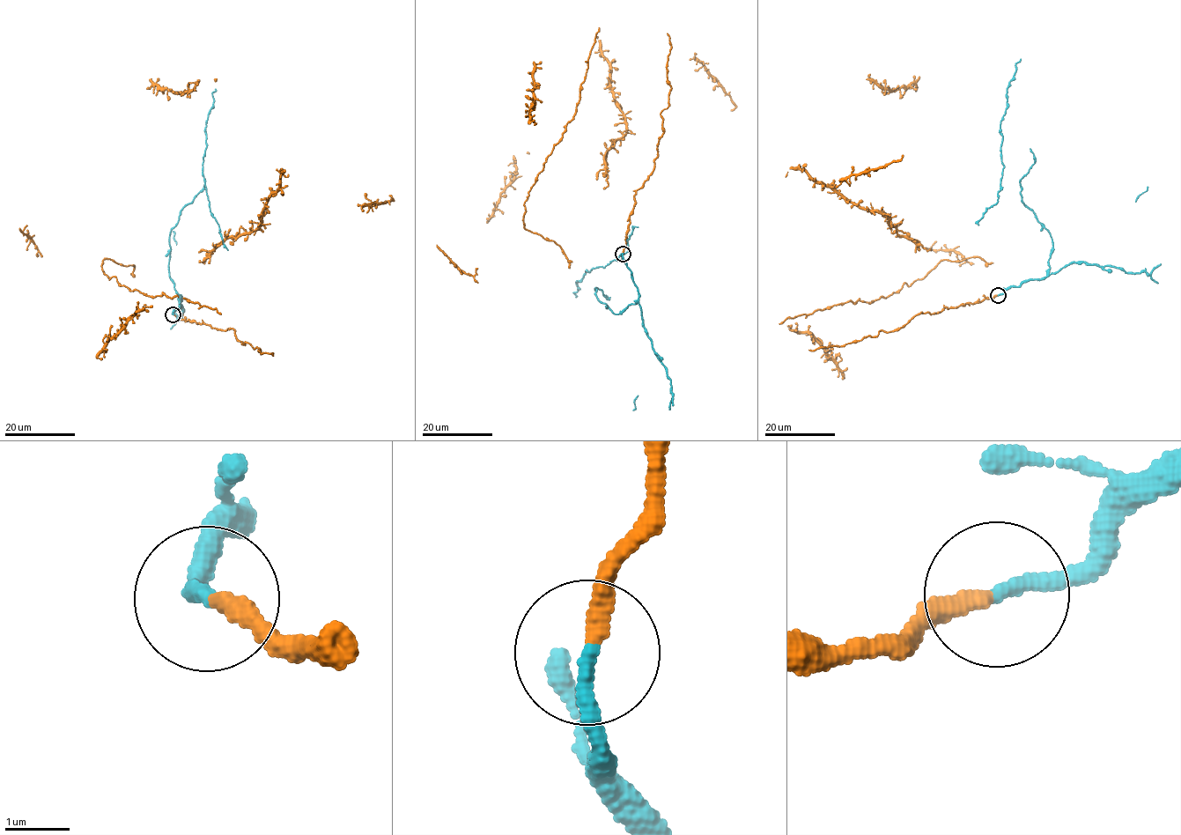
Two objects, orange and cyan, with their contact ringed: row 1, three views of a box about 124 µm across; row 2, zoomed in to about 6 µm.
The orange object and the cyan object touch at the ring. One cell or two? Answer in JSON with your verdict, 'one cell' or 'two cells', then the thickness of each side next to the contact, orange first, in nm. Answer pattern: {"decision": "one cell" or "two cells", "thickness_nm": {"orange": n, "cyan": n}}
{"decision": "two cells", "thickness_nm": {"orange": 260, "cyan": 240}}

